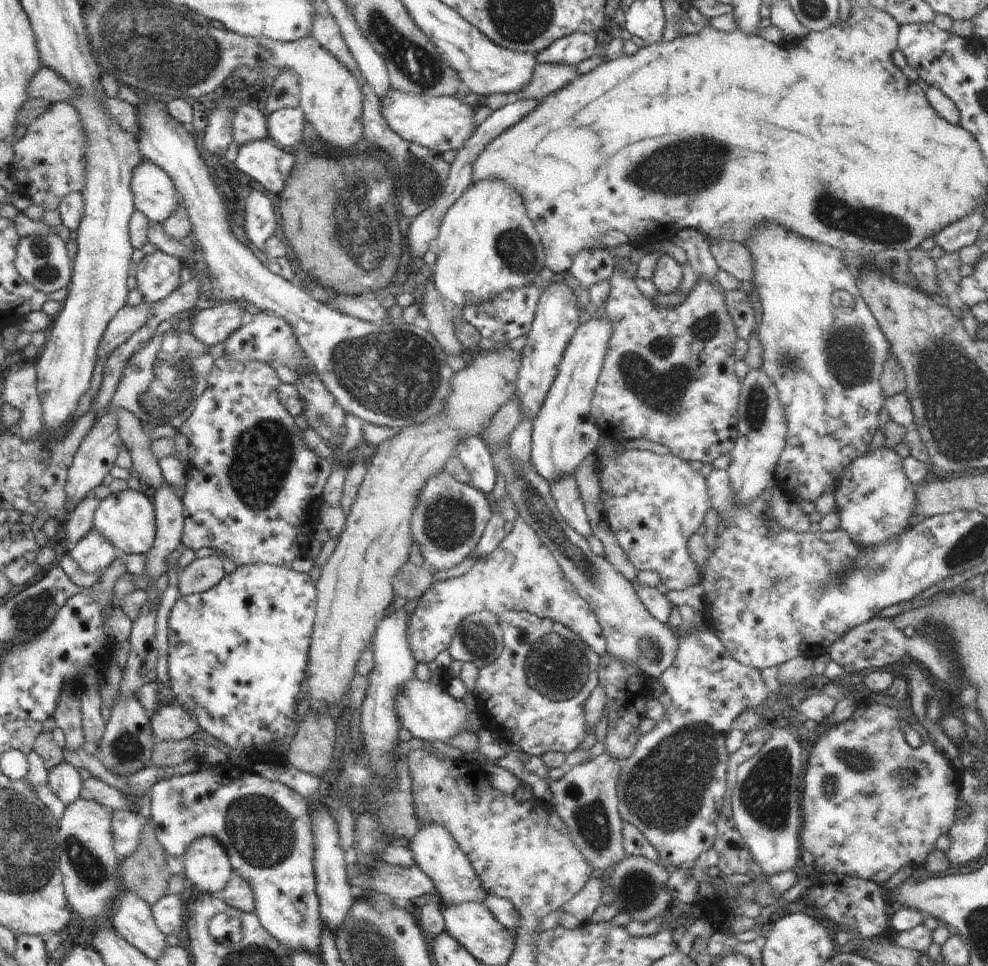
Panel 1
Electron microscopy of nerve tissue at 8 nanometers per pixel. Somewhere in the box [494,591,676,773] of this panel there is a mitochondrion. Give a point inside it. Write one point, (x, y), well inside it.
(559, 668)

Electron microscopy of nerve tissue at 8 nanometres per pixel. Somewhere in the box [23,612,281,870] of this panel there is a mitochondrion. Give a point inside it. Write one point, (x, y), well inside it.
(127, 747)

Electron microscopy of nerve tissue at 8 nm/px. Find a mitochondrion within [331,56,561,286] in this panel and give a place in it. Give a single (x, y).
(518, 253)

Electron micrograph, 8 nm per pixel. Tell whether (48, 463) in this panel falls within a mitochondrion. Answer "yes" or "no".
yes

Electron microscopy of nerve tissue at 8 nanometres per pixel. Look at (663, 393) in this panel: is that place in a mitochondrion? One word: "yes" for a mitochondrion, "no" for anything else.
yes

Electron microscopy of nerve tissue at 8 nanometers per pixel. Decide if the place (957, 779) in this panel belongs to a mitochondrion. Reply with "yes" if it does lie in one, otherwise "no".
no

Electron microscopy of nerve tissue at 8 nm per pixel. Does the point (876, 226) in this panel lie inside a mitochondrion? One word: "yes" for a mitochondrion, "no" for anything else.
yes

